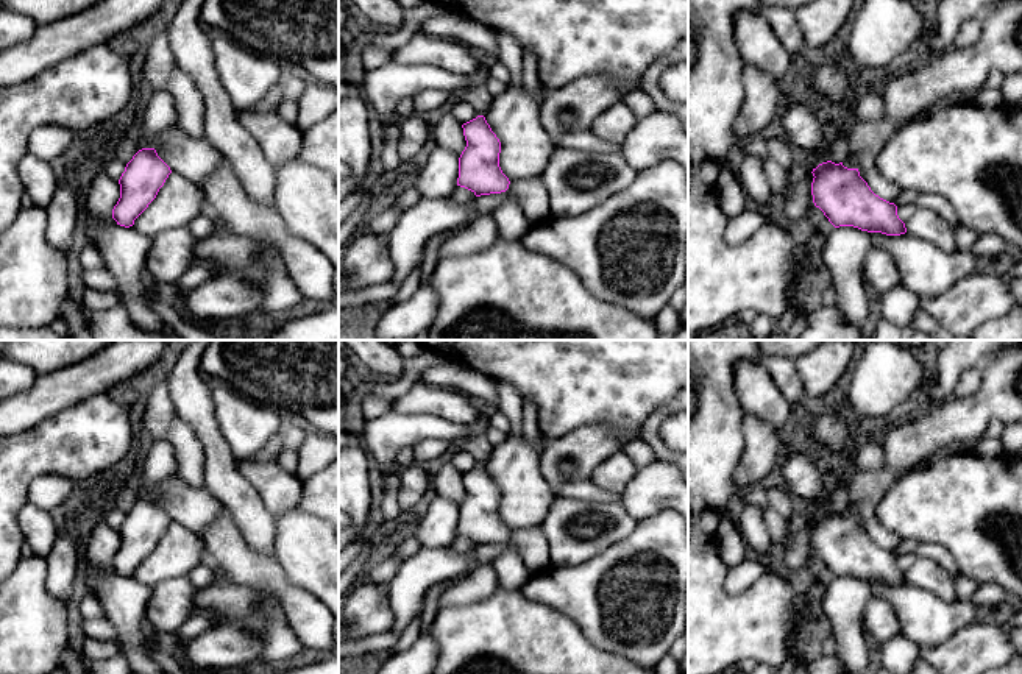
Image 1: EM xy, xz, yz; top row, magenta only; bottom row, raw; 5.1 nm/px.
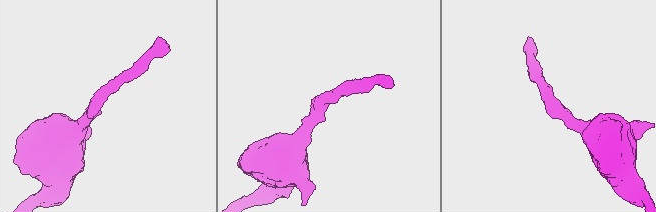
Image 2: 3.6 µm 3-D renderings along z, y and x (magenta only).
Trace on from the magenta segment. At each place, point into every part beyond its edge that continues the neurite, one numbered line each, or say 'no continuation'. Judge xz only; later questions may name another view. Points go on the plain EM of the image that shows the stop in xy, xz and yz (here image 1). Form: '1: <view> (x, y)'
no continuation

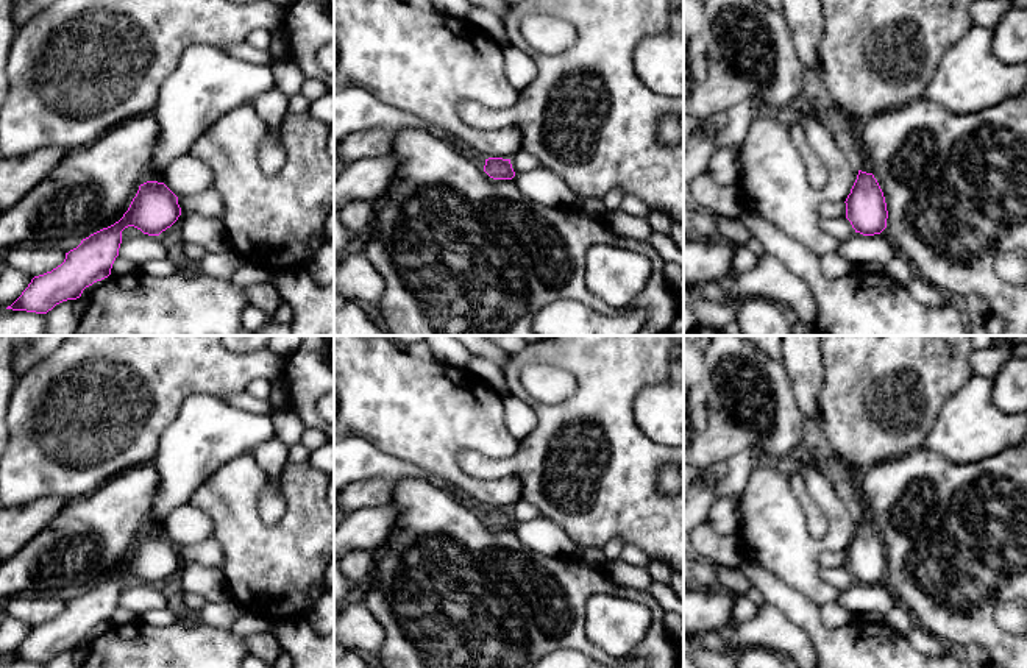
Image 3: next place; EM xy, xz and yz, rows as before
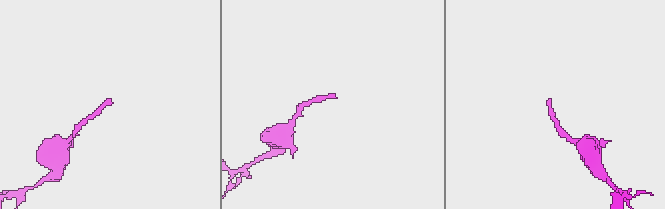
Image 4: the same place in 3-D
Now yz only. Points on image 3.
1: yz (865, 514)

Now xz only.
no continuation

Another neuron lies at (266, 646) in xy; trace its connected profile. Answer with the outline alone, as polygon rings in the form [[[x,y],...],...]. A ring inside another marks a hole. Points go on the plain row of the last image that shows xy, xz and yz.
[[[273,634],[248,635],[245,638],[245,643],[248,646],[250,654],[259,657],[267,665],[273,665],[278,660],[283,649]]]

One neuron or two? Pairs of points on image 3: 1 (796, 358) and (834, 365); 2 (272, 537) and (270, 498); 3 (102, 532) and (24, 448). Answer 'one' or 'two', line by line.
1: two
2: two
3: two

